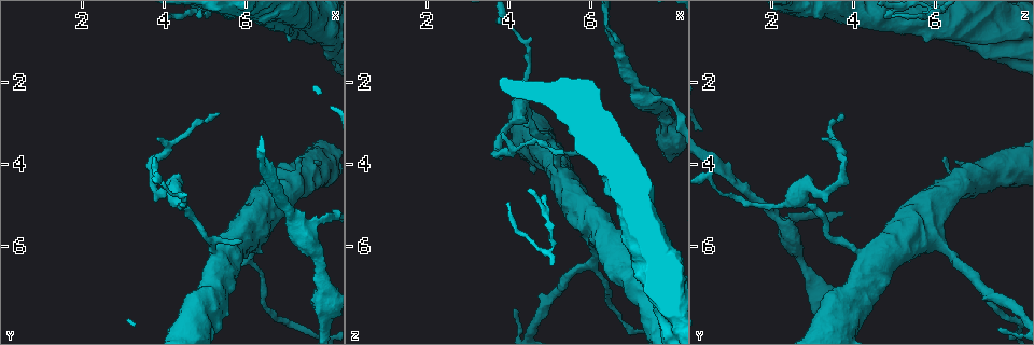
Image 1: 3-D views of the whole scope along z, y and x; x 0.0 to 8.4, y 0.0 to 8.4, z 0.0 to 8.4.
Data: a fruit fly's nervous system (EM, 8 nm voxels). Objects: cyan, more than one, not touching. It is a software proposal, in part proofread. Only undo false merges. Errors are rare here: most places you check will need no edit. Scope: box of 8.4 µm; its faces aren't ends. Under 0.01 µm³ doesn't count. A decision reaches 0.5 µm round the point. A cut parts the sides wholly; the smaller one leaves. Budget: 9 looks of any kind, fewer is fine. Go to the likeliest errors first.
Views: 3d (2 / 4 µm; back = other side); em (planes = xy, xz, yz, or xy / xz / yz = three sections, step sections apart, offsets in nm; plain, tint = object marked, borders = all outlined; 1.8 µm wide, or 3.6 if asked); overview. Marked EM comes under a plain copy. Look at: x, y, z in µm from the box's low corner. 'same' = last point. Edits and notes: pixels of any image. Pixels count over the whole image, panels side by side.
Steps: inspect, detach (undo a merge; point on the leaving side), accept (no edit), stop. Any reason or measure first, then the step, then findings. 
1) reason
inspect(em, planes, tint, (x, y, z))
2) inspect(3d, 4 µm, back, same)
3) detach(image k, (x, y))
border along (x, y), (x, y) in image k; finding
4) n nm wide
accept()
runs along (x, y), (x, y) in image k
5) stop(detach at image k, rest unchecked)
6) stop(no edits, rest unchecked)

thick turns thin
inspect(3d, 4 µm, (7.85, 6.95, 3.05))

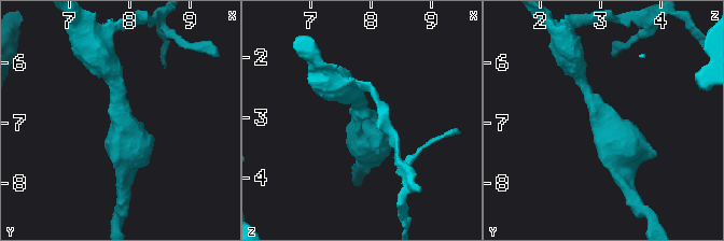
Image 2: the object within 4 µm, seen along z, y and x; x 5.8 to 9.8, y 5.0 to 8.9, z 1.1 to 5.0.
shape alone is not enough
inspect(em, 3.6 µm, xz, step 16, tint, (7.85, 7.00, 3.00))

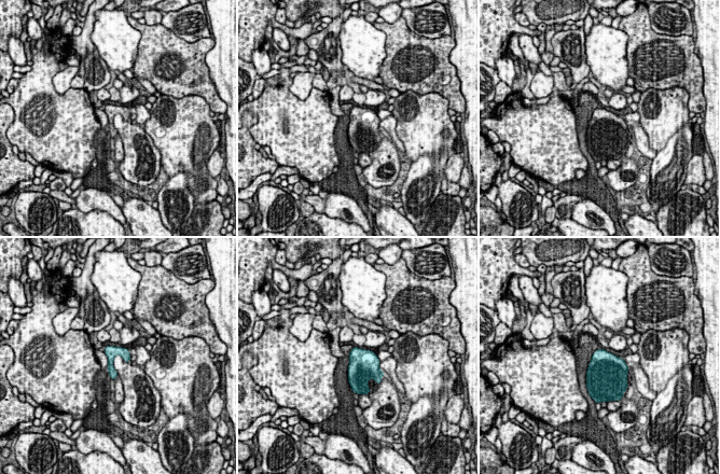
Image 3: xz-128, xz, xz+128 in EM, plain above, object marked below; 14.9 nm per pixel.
inspect(em, 3.6 µm, xy, step 4, tint, same)

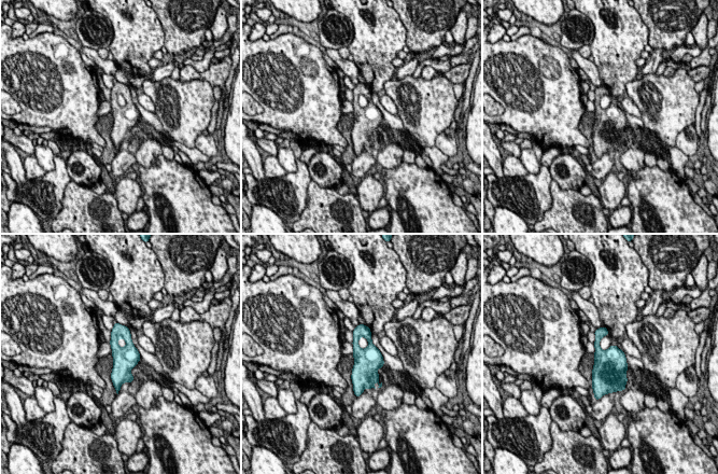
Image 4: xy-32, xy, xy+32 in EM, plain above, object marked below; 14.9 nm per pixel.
accept()
one neuron here

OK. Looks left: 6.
arms part here
inspect(em, planes, tint, (5.95, 6.25, 6.40))

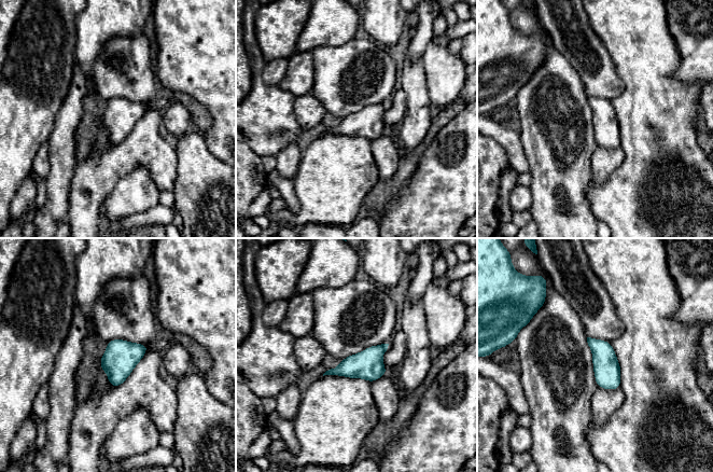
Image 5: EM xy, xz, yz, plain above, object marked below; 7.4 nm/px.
accept()
all the same neuron

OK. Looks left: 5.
inspect(3d, 4 µm, (5.35, 6.45, 4.40))

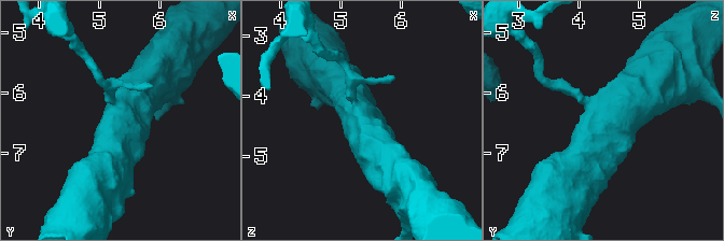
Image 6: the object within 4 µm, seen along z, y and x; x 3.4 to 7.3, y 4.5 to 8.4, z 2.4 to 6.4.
3 arms; arms of 160, 650, 650 nm
inspect(em, 3.6 µm, xy, step 16, tint, (5.25, 6.40, 4.35))

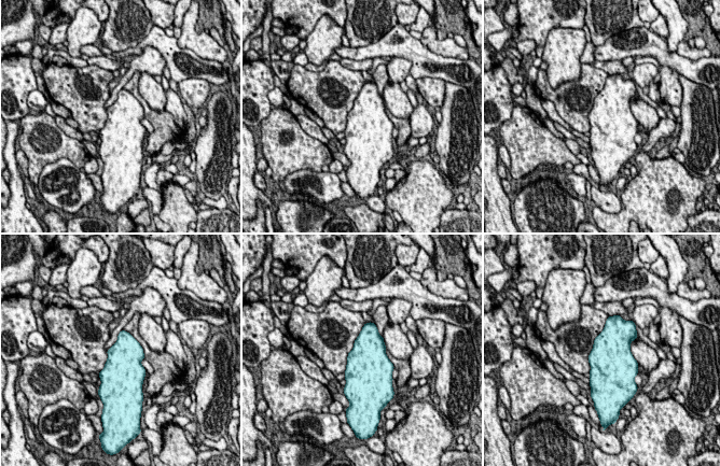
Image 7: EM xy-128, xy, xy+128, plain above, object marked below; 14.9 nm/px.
500 nm wide
accept()
all the same neuron

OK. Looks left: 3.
abrupt turn
inspect(3d, 2 µm, (3.65, 4.10, 3.70))

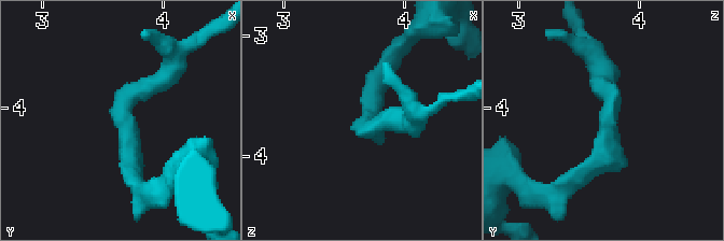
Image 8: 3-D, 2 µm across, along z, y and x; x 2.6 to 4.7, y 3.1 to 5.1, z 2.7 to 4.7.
arms of 190, 200 nm; need the tissue
inspect(em, planes, tint, (3.68, 4.06, 3.78))

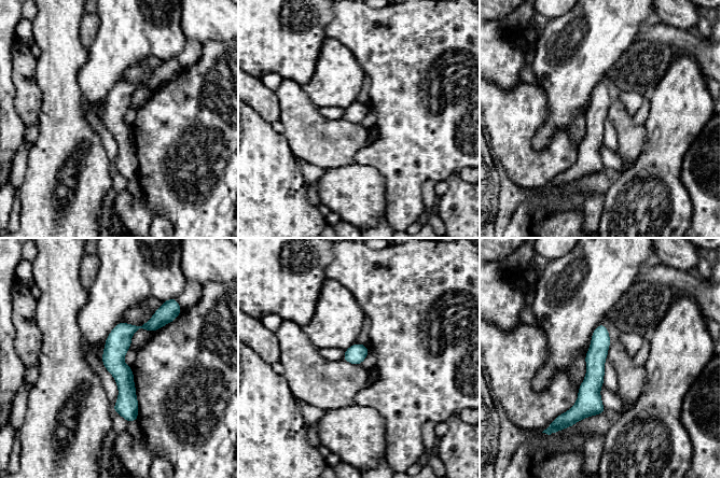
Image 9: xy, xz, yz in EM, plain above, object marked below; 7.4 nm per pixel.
150 nm wide
accept()
runs along (167, 318), (133, 328), (118, 343), (129, 419) in image 9; continuous, no second neuron

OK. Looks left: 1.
stop(no edits, rest unchecked)

